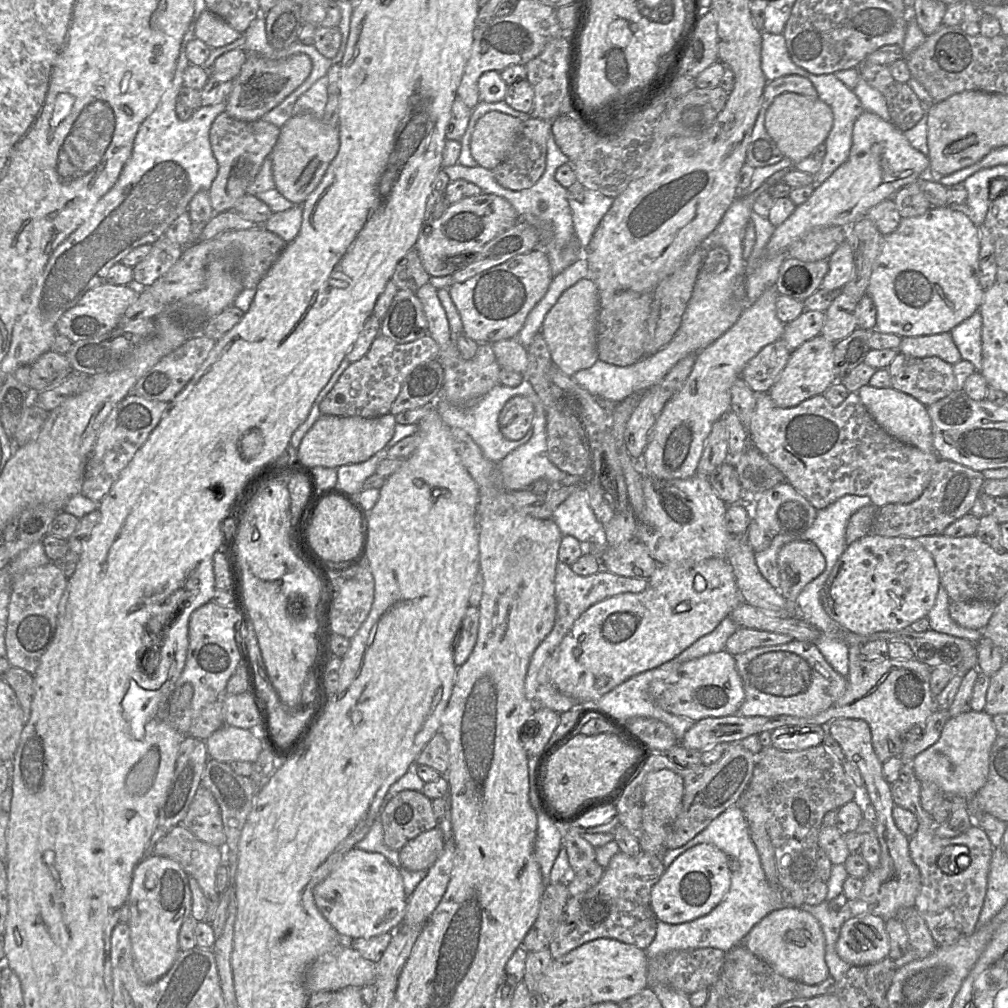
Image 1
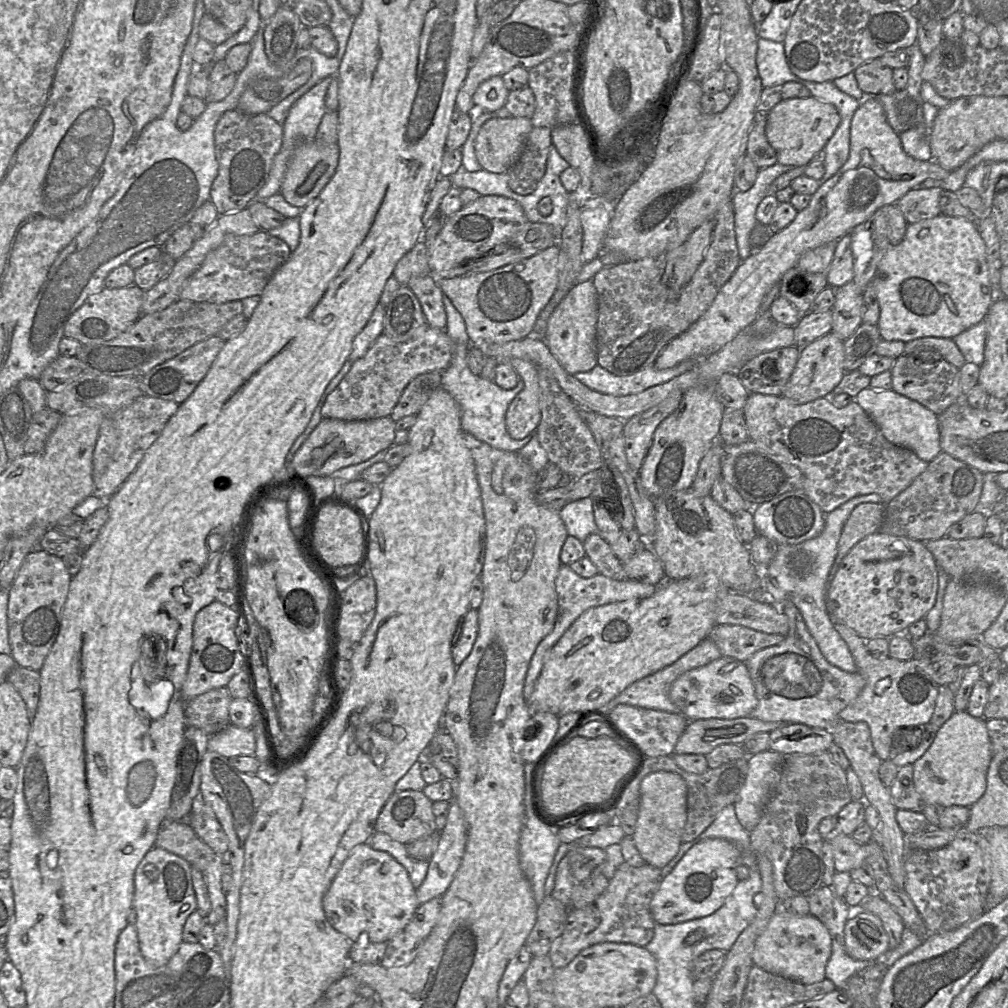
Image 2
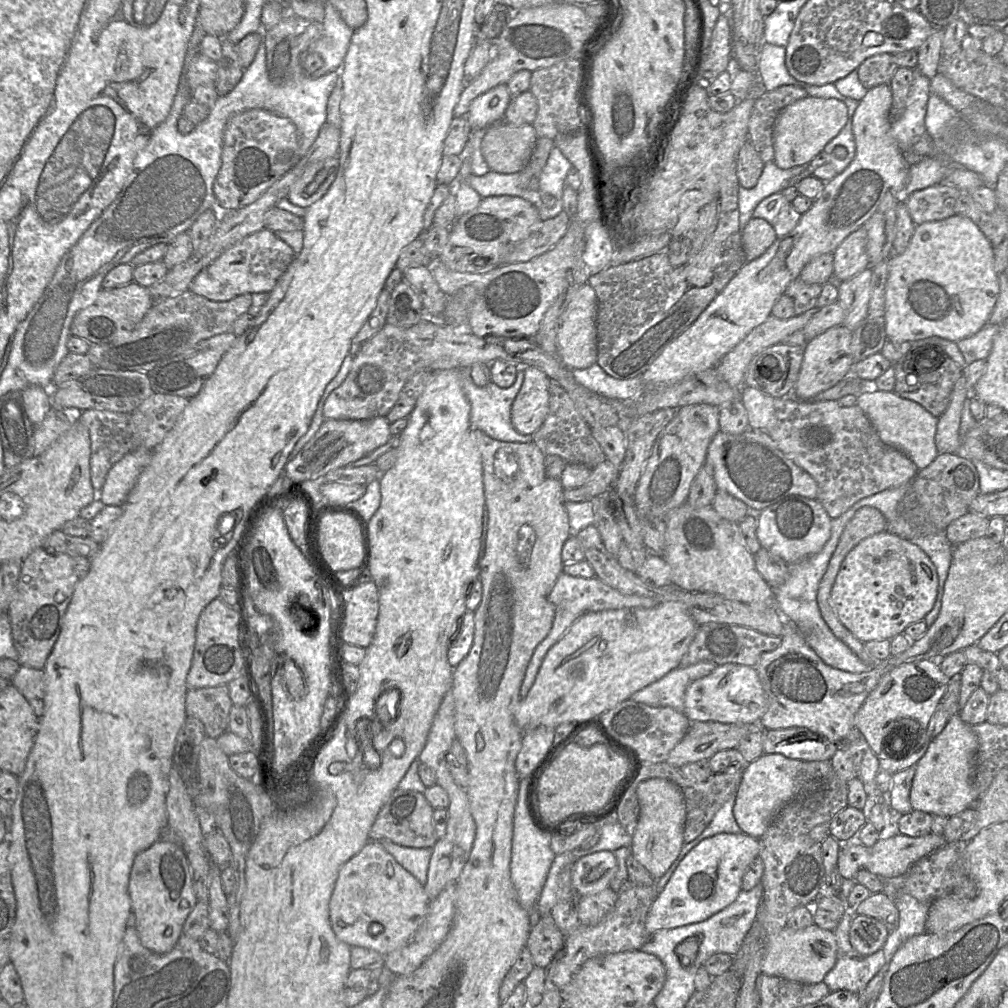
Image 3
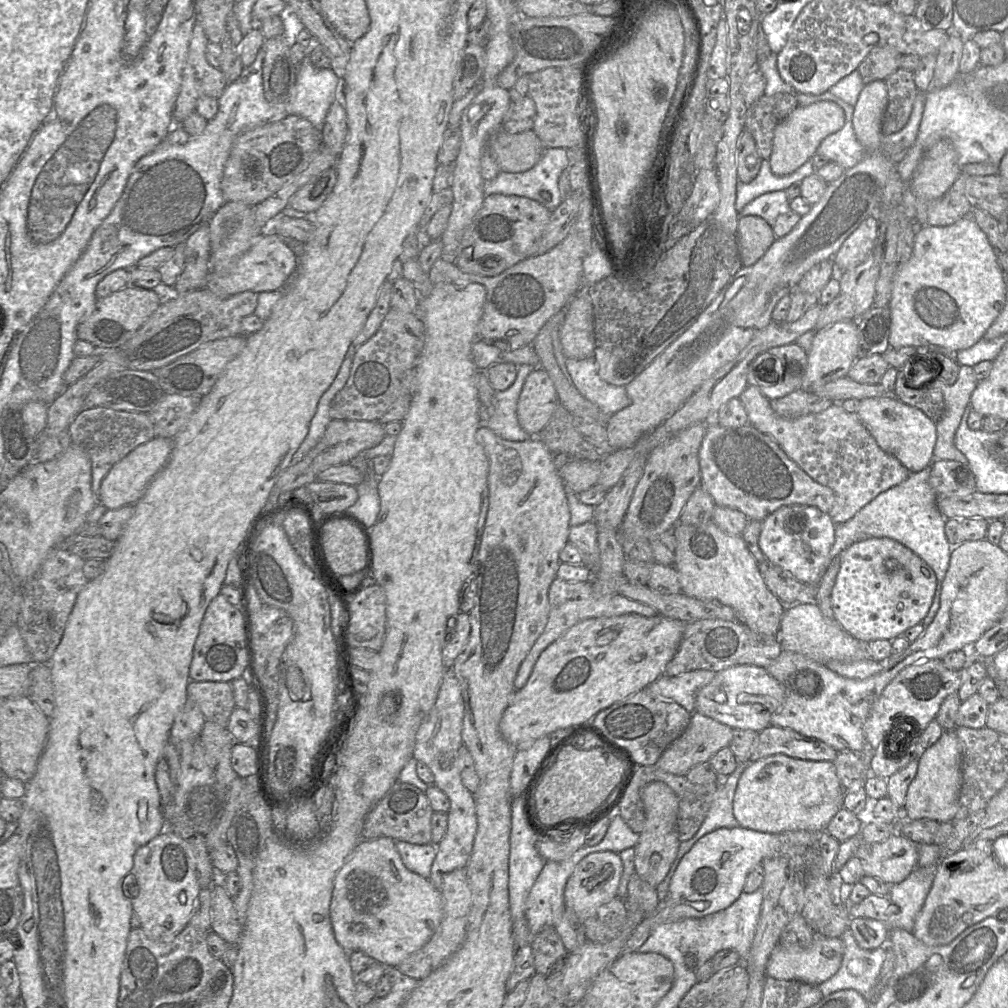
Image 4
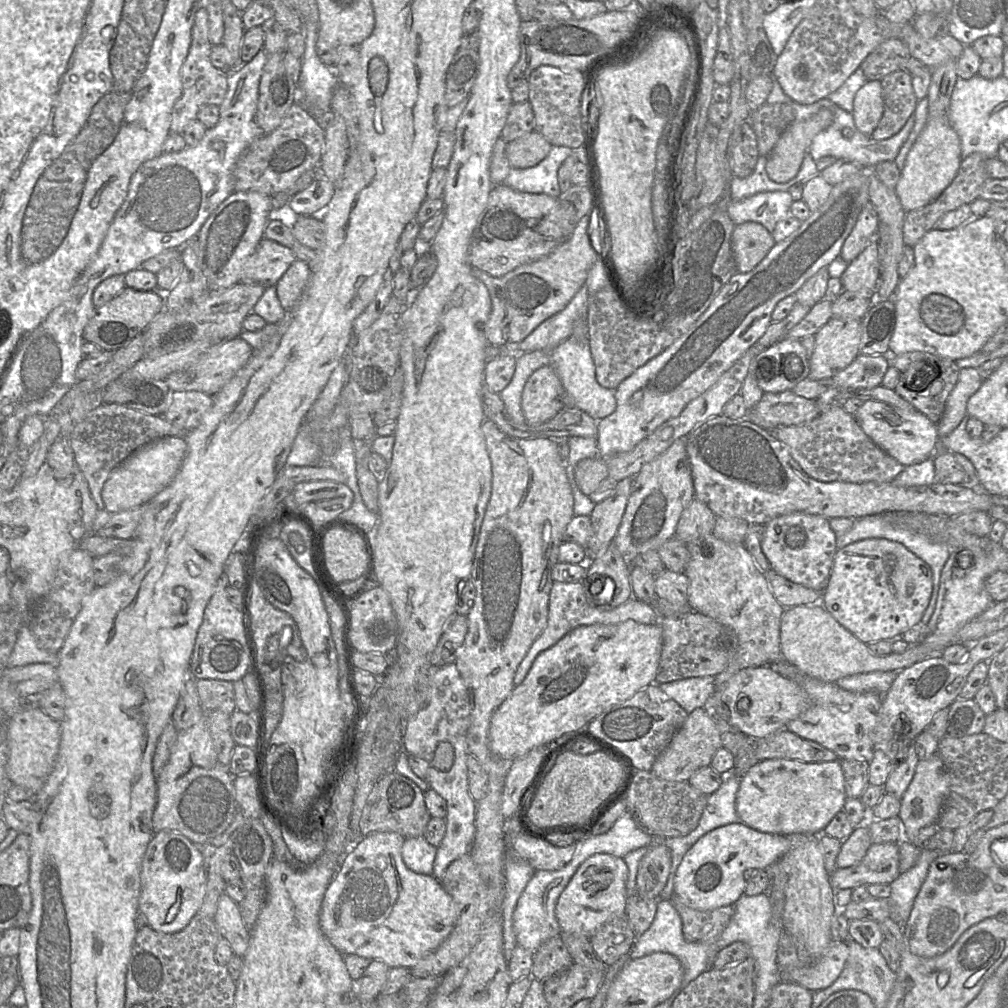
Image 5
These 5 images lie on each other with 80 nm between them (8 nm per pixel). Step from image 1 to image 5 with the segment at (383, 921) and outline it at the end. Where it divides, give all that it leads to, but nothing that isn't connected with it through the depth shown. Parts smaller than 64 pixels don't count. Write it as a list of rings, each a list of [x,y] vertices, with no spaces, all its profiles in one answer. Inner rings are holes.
[[[372,832],[356,841],[325,892],[319,925],[342,954],[380,960],[389,968],[412,968],[438,948],[457,920],[457,908],[433,875],[410,870],[402,858],[405,837],[396,832]]]

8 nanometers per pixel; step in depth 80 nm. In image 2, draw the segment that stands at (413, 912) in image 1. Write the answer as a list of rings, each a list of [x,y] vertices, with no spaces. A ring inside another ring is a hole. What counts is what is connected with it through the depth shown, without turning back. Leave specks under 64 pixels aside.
[[[455,800],[450,807],[445,827],[440,832],[436,851],[429,860],[427,875],[416,889],[419,905],[433,898],[442,897],[461,865],[467,843],[467,823]]]

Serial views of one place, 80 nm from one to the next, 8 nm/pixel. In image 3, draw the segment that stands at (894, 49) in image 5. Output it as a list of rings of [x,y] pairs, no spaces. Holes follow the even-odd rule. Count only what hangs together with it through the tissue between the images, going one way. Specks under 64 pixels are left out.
[[[880,53],[864,60],[857,68],[857,72],[863,86],[870,89],[880,84],[890,84],[898,67],[892,54]]]

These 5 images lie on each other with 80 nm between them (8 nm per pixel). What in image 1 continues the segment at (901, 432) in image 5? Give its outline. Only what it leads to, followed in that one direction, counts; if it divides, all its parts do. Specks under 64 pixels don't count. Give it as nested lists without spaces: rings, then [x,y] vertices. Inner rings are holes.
[[[867,384],[857,392],[868,413],[889,435],[925,453],[934,452],[932,422],[927,406],[891,386],[888,388],[876,388]]]

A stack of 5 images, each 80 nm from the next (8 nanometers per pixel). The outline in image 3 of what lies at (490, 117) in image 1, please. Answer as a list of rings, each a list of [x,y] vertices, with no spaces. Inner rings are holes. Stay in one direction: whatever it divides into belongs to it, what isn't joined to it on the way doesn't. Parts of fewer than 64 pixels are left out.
[[[493,123],[481,142],[481,152],[490,171],[521,172],[529,163],[537,141],[532,124]]]

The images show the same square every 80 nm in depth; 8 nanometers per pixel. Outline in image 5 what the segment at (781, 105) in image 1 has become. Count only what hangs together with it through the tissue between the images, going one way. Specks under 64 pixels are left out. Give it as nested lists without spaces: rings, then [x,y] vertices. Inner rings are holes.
[[[821,109],[804,121],[793,121],[782,133],[768,156],[766,171],[777,183],[793,179],[799,172],[803,158],[813,138],[828,128],[834,121],[829,109]]]

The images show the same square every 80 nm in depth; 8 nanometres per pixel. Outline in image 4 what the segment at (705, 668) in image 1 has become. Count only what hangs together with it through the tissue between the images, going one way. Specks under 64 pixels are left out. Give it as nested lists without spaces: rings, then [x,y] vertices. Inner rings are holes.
[[[754,665],[732,666],[717,672],[713,680],[698,691],[694,712],[710,717],[733,729],[750,729],[761,732],[771,725],[771,718],[781,708],[783,701],[783,687],[769,674],[767,669]]]

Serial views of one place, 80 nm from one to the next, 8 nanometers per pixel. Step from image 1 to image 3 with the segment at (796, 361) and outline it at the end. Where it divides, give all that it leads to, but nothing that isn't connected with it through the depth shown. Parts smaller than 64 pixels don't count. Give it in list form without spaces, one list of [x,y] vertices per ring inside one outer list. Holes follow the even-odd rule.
[[[844,325],[829,328],[814,337],[804,347],[804,357],[793,394],[803,401],[812,400],[818,393],[835,386],[852,372],[853,357],[850,351],[853,331]]]

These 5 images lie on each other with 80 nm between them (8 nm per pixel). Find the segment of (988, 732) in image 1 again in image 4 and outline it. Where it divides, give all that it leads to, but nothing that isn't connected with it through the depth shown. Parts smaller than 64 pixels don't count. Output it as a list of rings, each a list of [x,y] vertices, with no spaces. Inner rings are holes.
[[[946,730],[919,759],[915,778],[910,783],[903,810],[906,818],[928,818],[938,823],[952,822],[957,811],[962,786],[961,745],[954,730]]]

